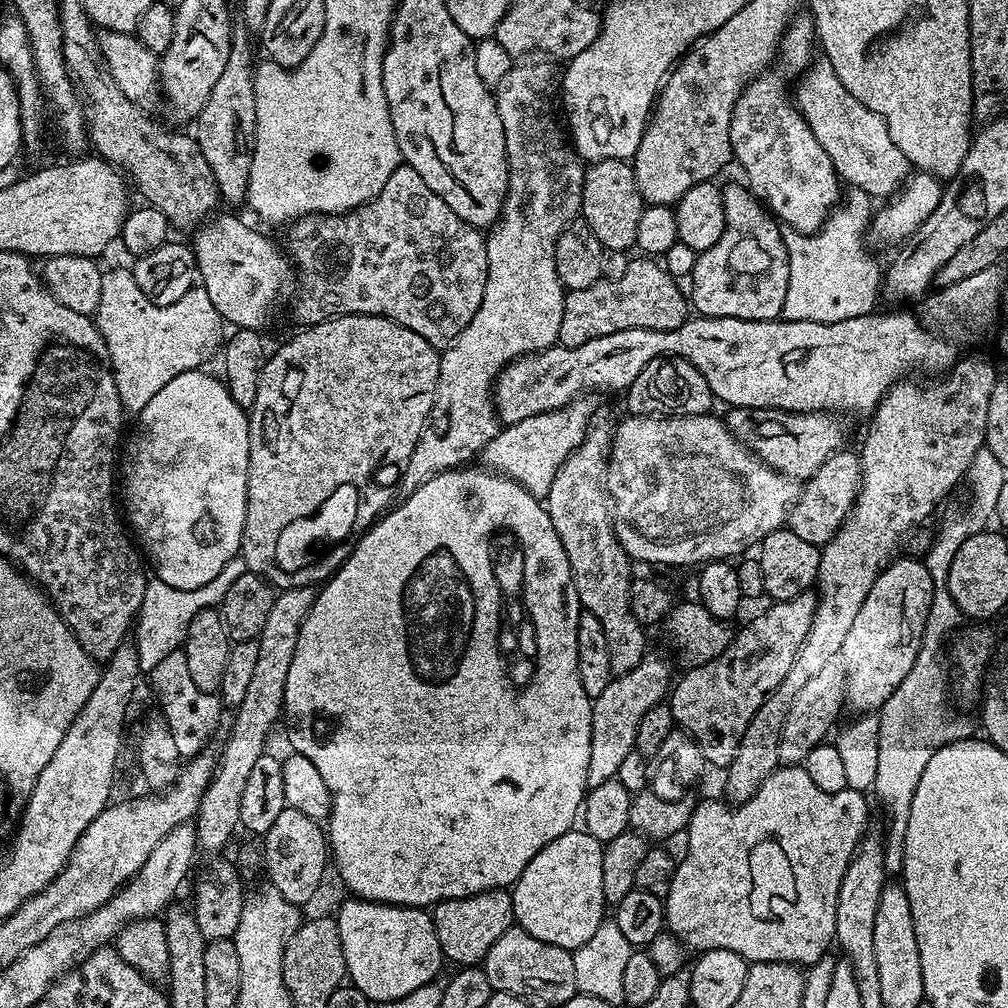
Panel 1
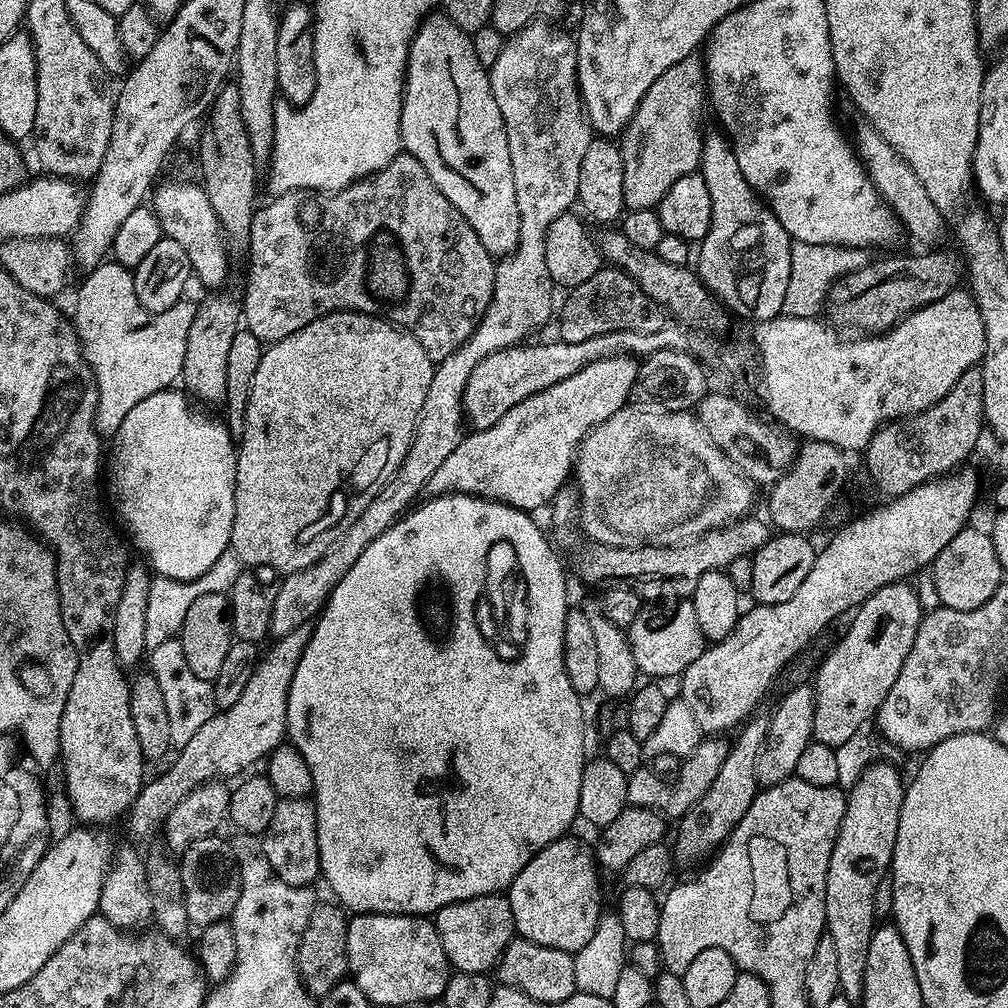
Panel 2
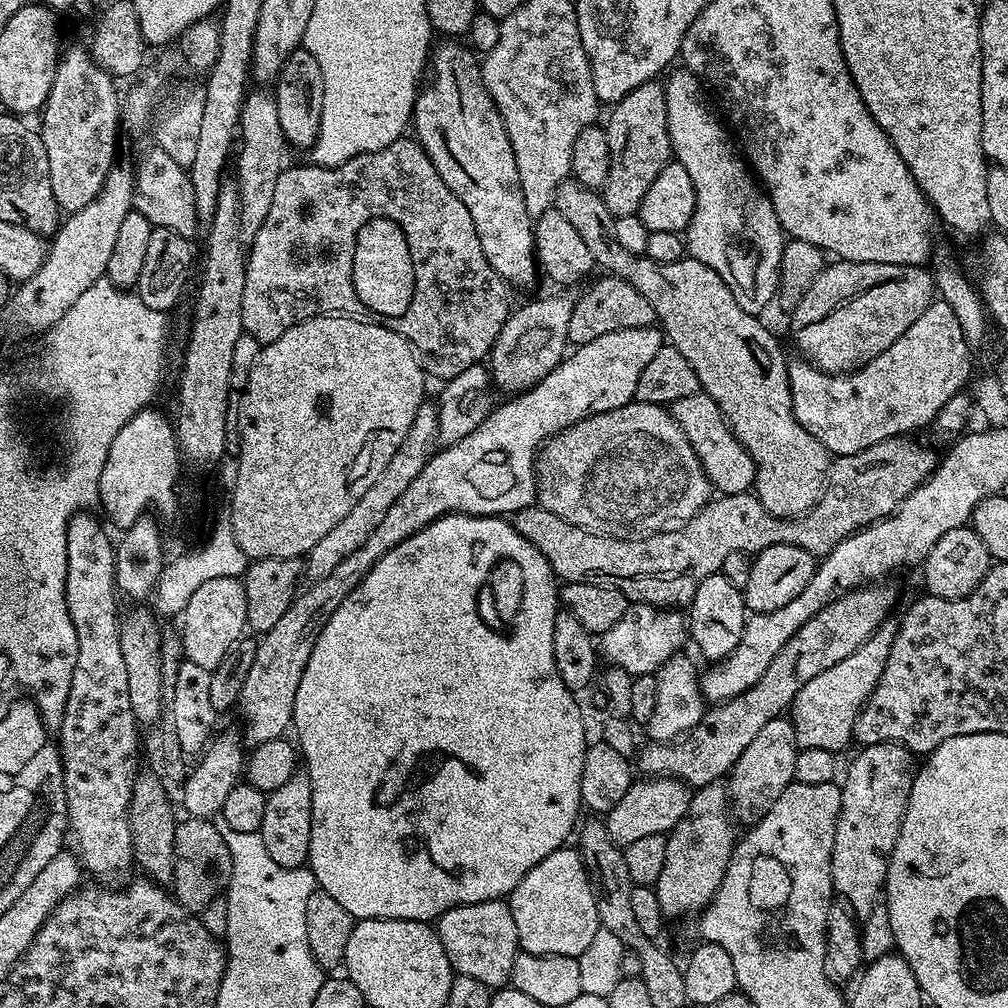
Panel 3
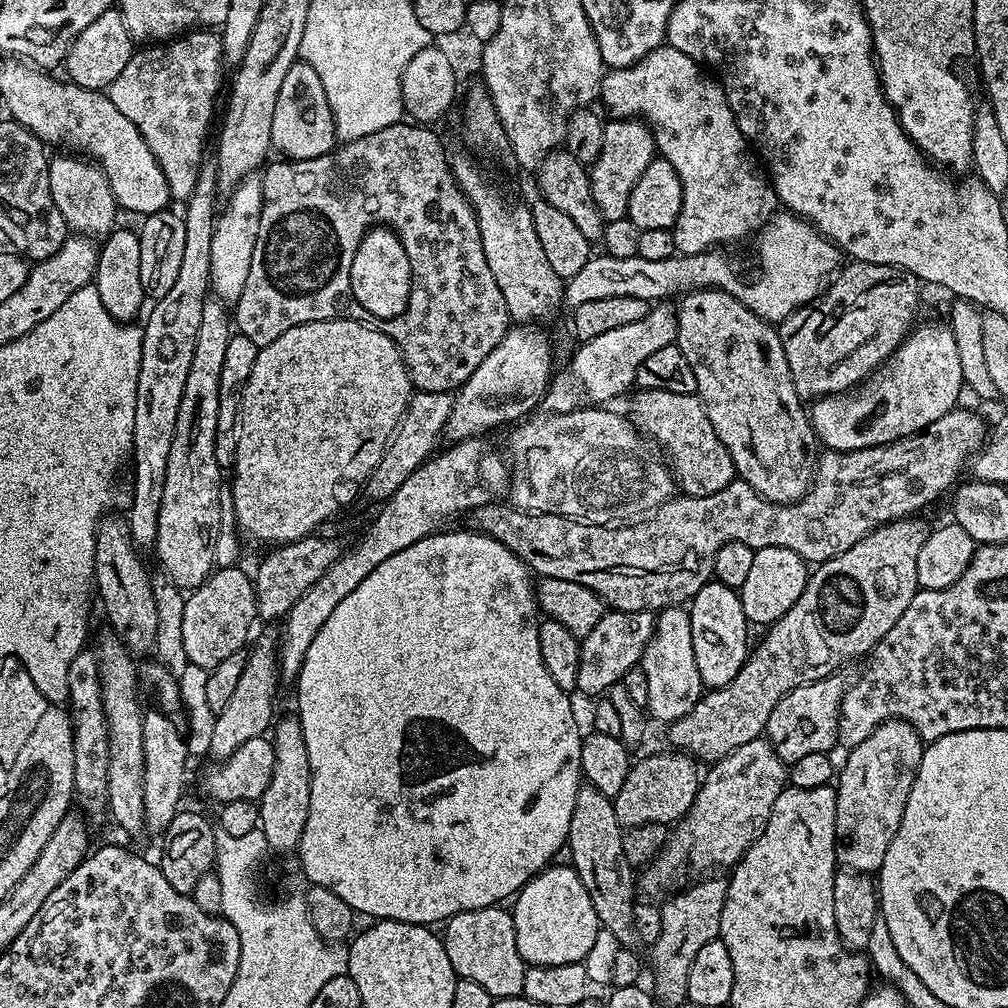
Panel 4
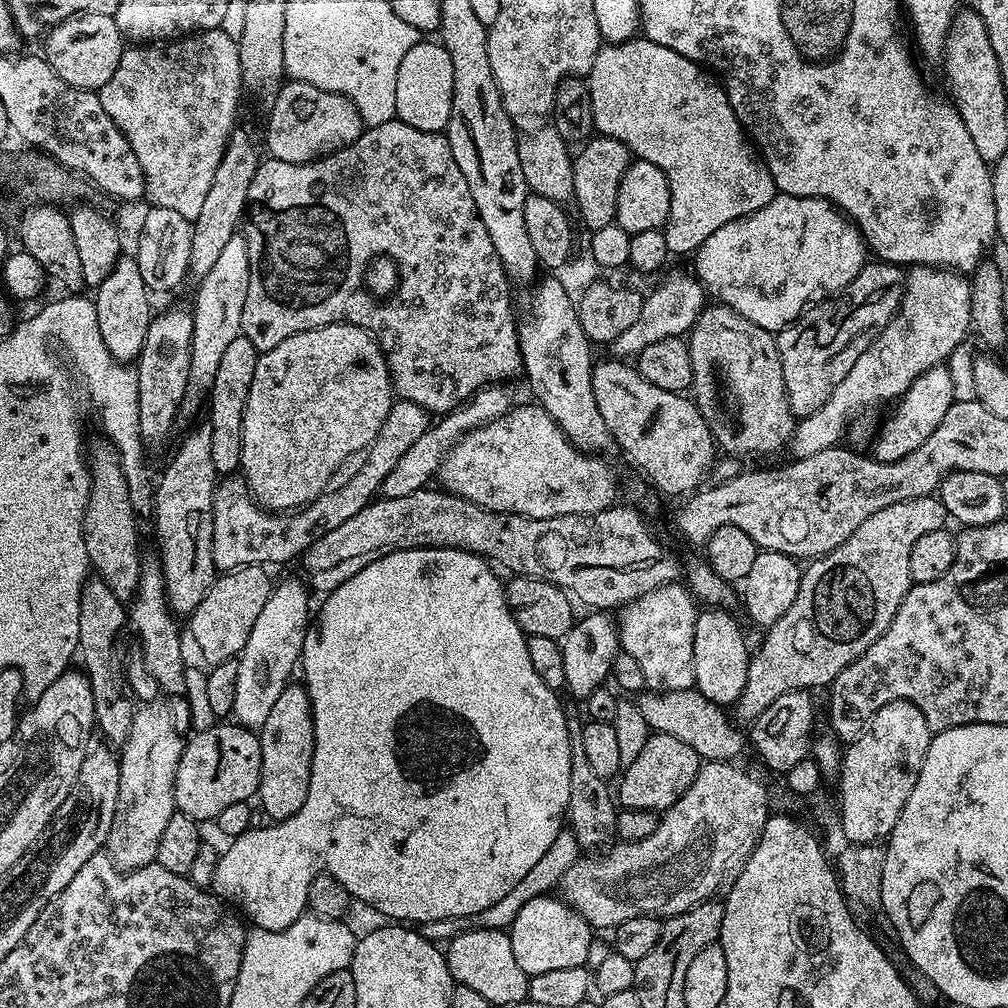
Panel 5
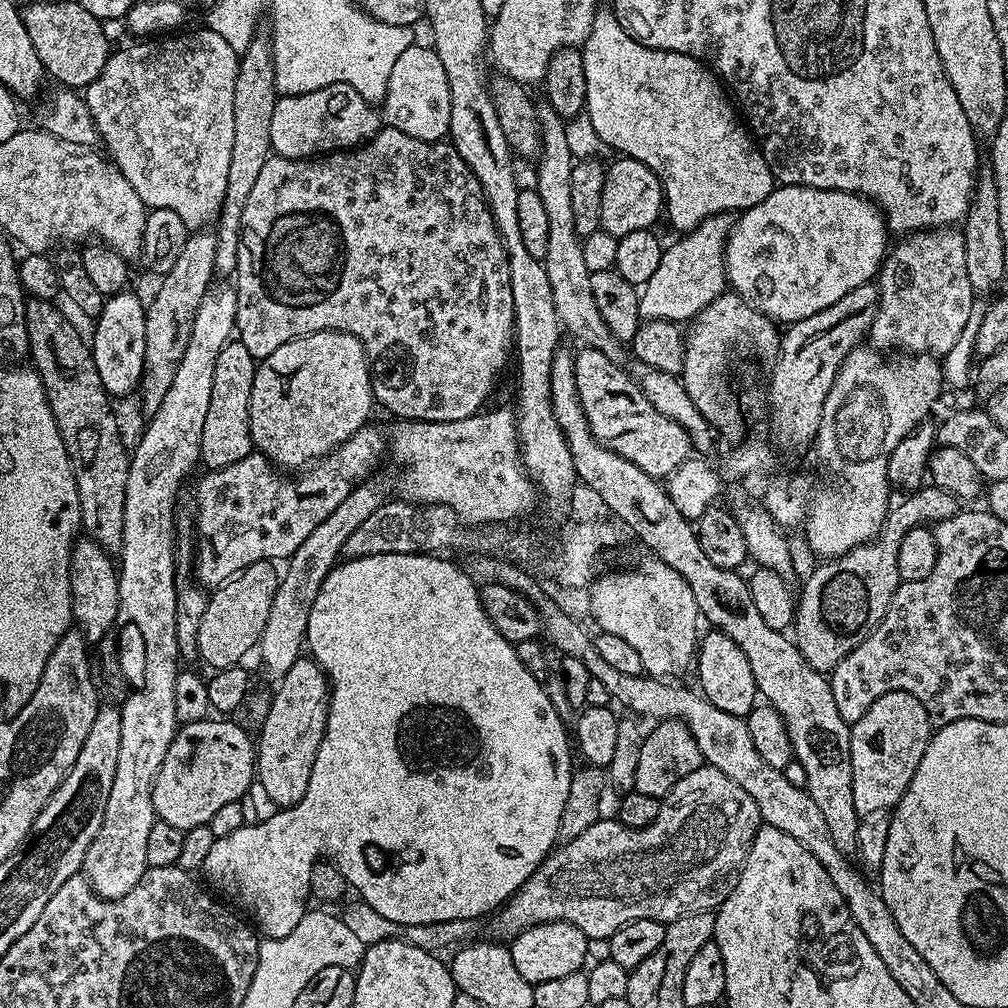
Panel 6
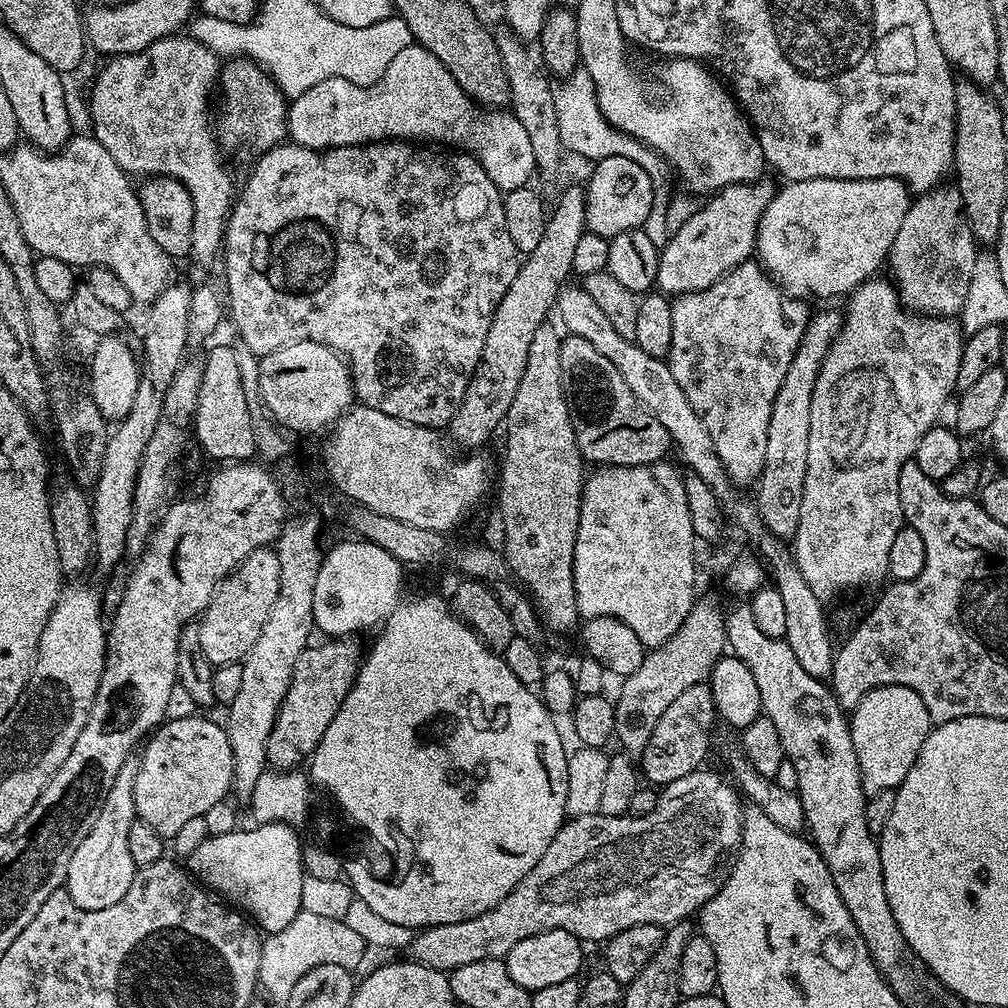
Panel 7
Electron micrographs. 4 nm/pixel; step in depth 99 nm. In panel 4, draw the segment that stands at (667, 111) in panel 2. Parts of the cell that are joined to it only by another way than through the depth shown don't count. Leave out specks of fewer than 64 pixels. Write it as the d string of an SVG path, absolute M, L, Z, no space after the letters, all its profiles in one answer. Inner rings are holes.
M612 118L605 123L602 134L602 152L590 165L588 177L590 178L590 194L594 194L594 206L598 208L606 222L627 217L630 190L634 190L646 166L650 166L650 162L657 159L657 156L656 140L652 137L651 128L643 120Z

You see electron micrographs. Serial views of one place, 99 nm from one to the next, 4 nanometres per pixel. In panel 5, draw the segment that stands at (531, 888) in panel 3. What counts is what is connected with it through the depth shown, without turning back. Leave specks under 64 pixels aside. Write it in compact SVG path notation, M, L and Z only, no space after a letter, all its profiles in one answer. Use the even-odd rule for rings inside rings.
M545 894L530 898L530 902L526 902L522 910L518 910L510 935L514 959L531 978L538 974L547 974L550 970L566 970L570 966L585 967L590 944L594 939L594 929L586 922L586 918L582 918L582 914L578 914L578 910L564 903L563 899Z

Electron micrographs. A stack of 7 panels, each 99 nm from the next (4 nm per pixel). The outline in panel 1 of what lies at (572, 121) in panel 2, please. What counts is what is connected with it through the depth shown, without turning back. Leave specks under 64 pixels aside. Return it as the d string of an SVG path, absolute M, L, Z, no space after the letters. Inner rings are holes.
M544 58L513 63L510 74L506 74L506 78L494 90L498 118L502 118L502 130L506 134L508 193L504 199L504 211L486 236L488 273L482 306L478 306L478 314L470 318L466 330L462 330L456 341L443 349L432 415L422 430L418 446L414 446L414 454L410 454L410 462L406 462L400 474L398 488L404 496L414 494L418 486L430 482L430 478L439 472L467 465L475 461L472 460L475 456L477 459L483 453L484 447L502 427L496 414L496 403L492 401L496 377L507 364L520 356L545 352L558 341L566 289L556 269L556 243L565 228L580 216L585 165L566 139L561 121L559 124L552 113L558 108L558 72L547 63L551 64ZM312 586L286 588L276 592L274 602L270 606L266 626L262 626L262 634L258 638L258 663L246 689L246 698L242 698L242 702L235 705L236 717L232 720L228 741L225 742L224 749L219 749L216 773L212 776L210 786L206 786L194 817L197 845L203 851L205 848L206 851L212 852L208 854L219 853L216 851L226 847L228 839L240 828L242 794L246 791L246 782L250 778L254 762L258 762L258 758L265 755L264 743L284 711L286 674L290 674L290 662L294 662L294 646L298 646L302 622L306 622L314 606L316 593L317 589Z

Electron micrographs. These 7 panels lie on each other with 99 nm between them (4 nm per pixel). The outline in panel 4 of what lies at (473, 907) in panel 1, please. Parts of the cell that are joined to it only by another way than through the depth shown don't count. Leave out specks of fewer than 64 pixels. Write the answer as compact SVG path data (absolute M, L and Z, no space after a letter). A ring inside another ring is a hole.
M497 906L495 908L483 908L482 910L470 910L463 912L457 916L450 917L443 925L444 932L442 931L442 939L444 941L444 949L446 955L450 958L450 966L454 966L457 977L461 980L469 980L470 982L478 982L478 986L483 986L486 994L490 994L493 998L498 1000L509 1000L511 996L520 996L524 990L524 970L525 963L522 954L518 954L518 938L514 938L514 922L512 921L512 913L507 907Z

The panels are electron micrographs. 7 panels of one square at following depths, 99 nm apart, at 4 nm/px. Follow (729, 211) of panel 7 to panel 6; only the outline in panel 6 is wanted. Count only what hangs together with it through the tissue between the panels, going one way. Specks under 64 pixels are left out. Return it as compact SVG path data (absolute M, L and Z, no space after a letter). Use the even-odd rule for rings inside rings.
M731 215L706 218L692 232L685 232L677 244L667 245L658 262L658 270L639 289L640 318L690 322L714 298L726 290L728 275L724 269L724 247L734 220Z

